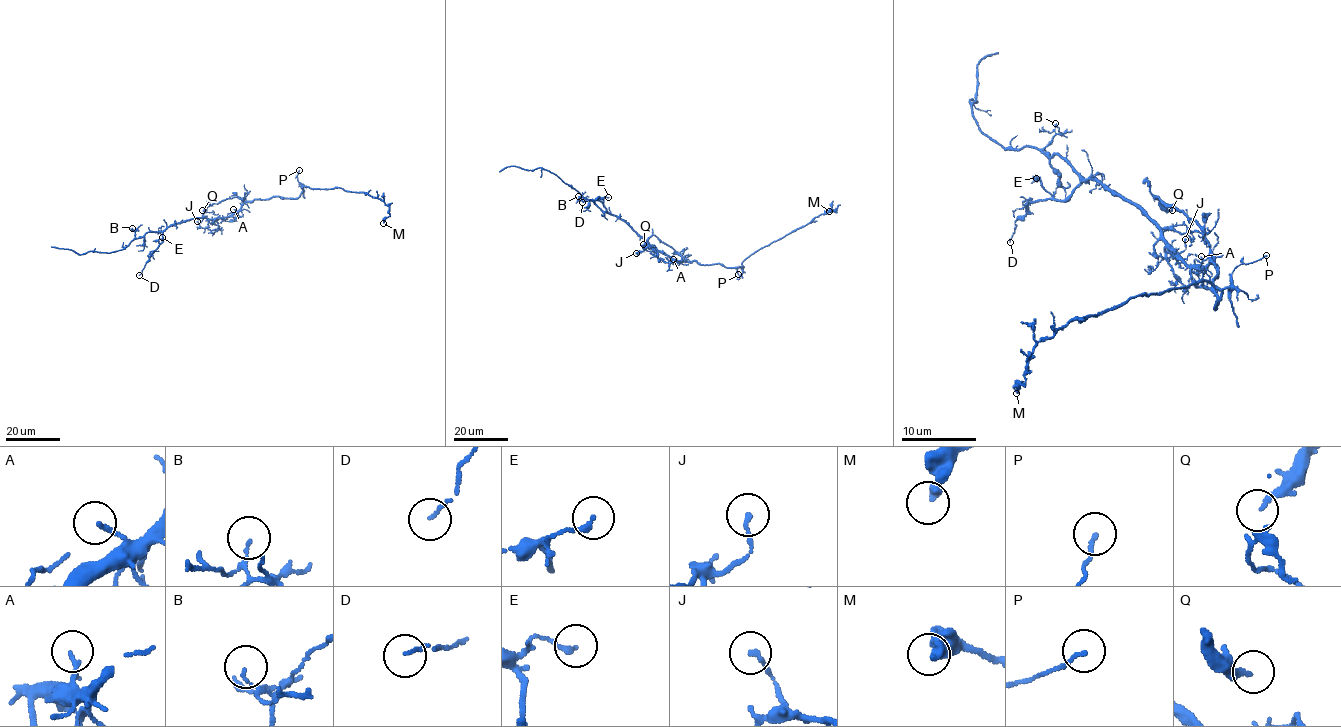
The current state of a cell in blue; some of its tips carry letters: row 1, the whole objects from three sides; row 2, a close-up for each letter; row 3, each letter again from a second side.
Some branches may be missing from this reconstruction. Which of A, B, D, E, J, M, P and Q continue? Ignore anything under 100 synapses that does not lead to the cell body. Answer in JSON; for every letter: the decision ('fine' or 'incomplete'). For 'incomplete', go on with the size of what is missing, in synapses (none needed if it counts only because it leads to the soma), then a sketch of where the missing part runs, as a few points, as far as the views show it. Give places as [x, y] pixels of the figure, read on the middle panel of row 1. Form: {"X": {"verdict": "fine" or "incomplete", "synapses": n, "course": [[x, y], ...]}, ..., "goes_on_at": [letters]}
{"A": {"verdict": "fine"}, "B": {"verdict": "fine"}, "D": {"verdict": "fine"}, "E": {"verdict": "fine"}, "J": {"verdict": "fine"}, "M": {"verdict": "fine"}, "P": {"verdict": "fine"}, "Q": {"verdict": "fine"}, "goes_on_at": []}

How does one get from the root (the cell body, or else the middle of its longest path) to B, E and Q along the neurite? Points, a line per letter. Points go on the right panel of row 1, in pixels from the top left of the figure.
B: (1201, 264), (1186, 262), (1138, 206), (1096, 177), (1083, 179), (1062, 156), (1049, 157), (1043, 152), (1055, 123)
E: (1201, 264), (1186, 262), (1167, 243), (1157, 223), (1096, 177), (1057, 200), (1036, 178)
Q: (1201, 264), (1200, 267), (1210, 260), (1210, 245), (1197, 222), (1178, 207), (1155, 197), (1160, 206), (1172, 210)

